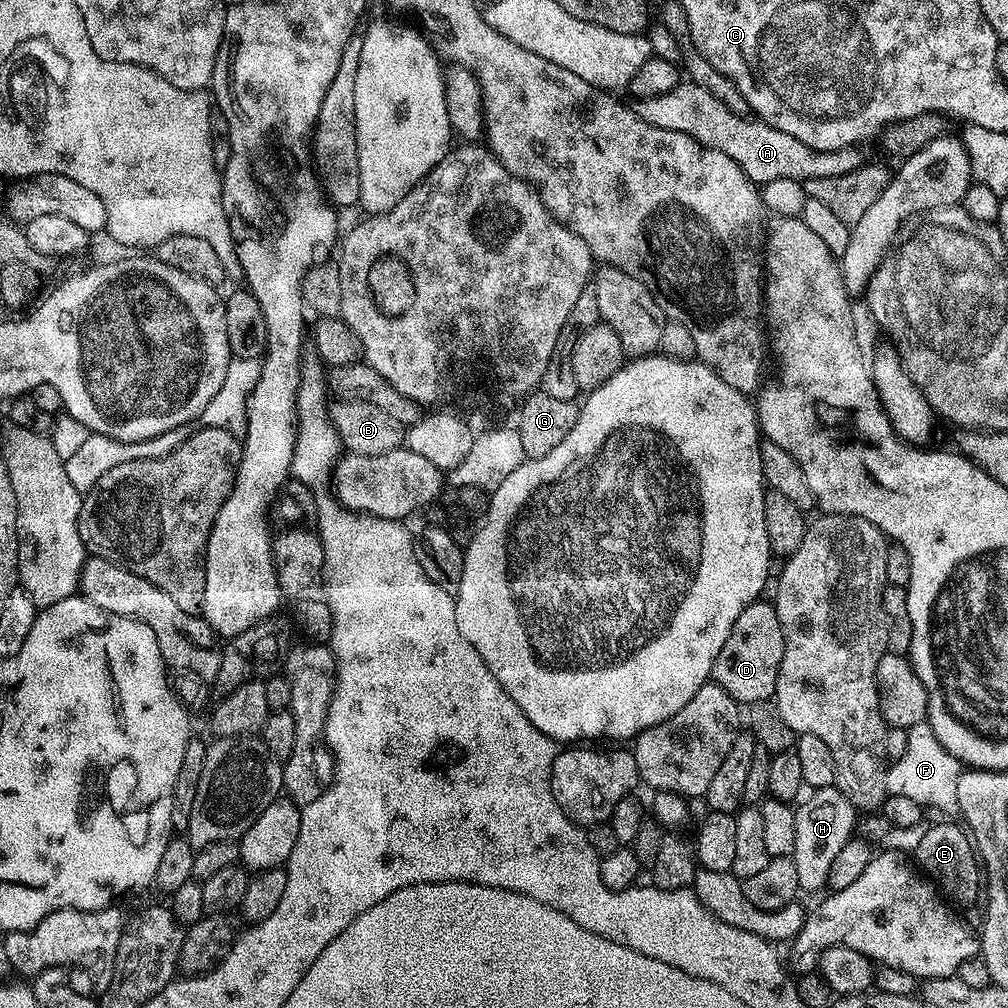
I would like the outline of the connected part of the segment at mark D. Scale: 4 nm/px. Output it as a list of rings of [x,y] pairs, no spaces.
[[[764,603],[746,606],[746,610],[738,614],[738,622],[734,622],[734,630],[730,630],[726,646],[718,650],[718,658],[712,667],[711,679],[741,706],[772,700],[776,694],[778,670],[782,666],[784,653],[784,635],[775,607],[771,603]]]

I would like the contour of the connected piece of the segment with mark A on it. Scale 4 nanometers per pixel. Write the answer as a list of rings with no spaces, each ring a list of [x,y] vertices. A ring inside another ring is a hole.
[[[682,82],[674,86],[674,90],[658,94],[658,98],[636,100],[634,107],[642,122],[650,122],[650,126],[662,126],[662,130],[678,130],[678,134],[686,134],[702,146],[734,158],[746,178],[753,180],[757,186],[775,182],[777,178],[794,178],[801,182],[810,178],[838,178],[838,174],[850,174],[850,170],[858,170],[862,163],[859,147],[829,152],[814,150],[806,146],[806,142],[798,142],[794,134],[786,134],[759,118],[734,114],[734,110],[718,102],[710,90],[702,90],[702,86],[691,82]]]

